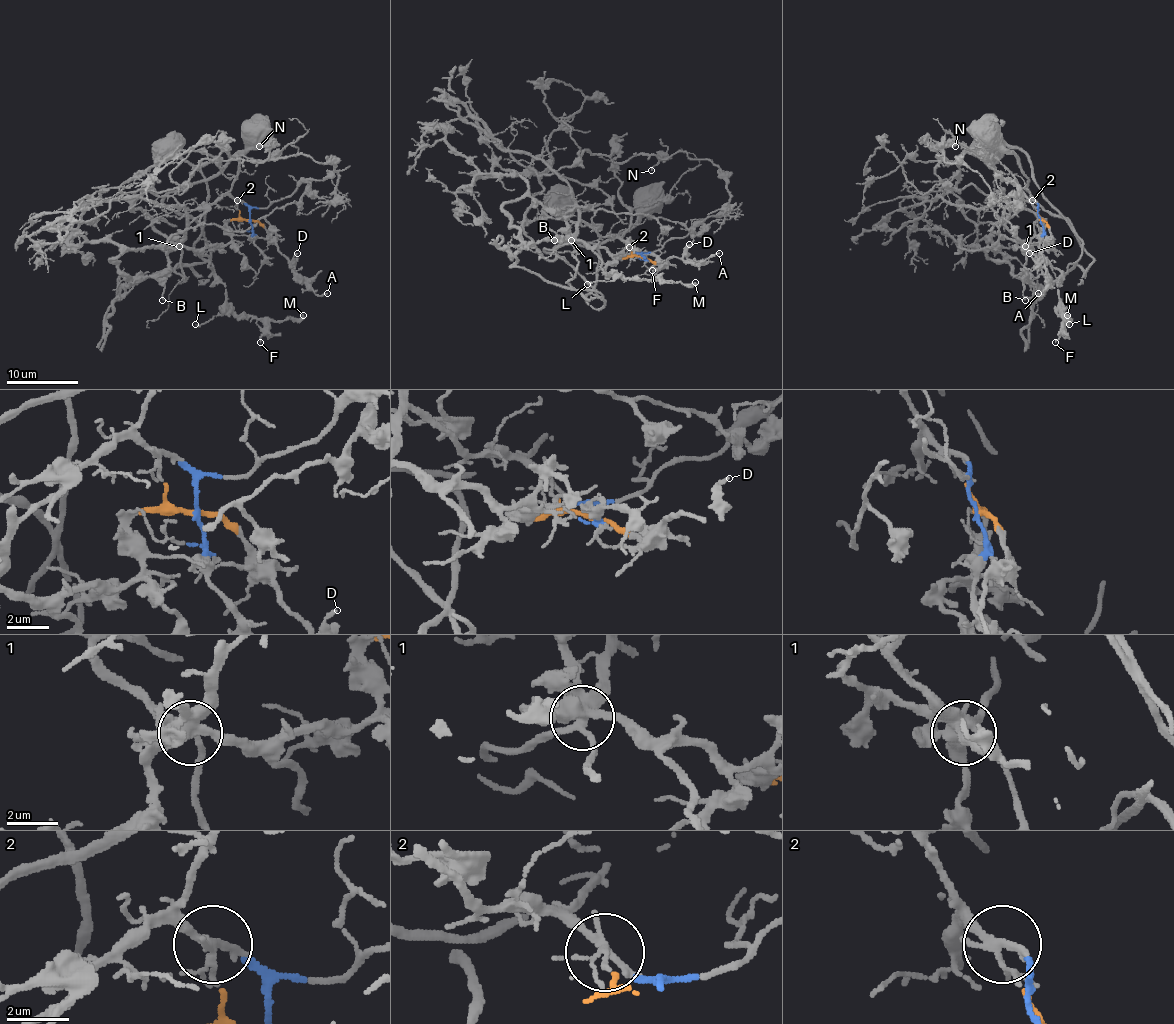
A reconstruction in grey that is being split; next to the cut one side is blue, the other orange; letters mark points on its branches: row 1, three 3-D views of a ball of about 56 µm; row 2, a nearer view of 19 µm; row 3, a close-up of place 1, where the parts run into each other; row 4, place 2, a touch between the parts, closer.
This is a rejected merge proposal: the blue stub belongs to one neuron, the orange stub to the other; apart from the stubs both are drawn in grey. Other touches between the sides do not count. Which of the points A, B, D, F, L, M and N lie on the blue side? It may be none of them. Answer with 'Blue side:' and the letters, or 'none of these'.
Blue side: N

